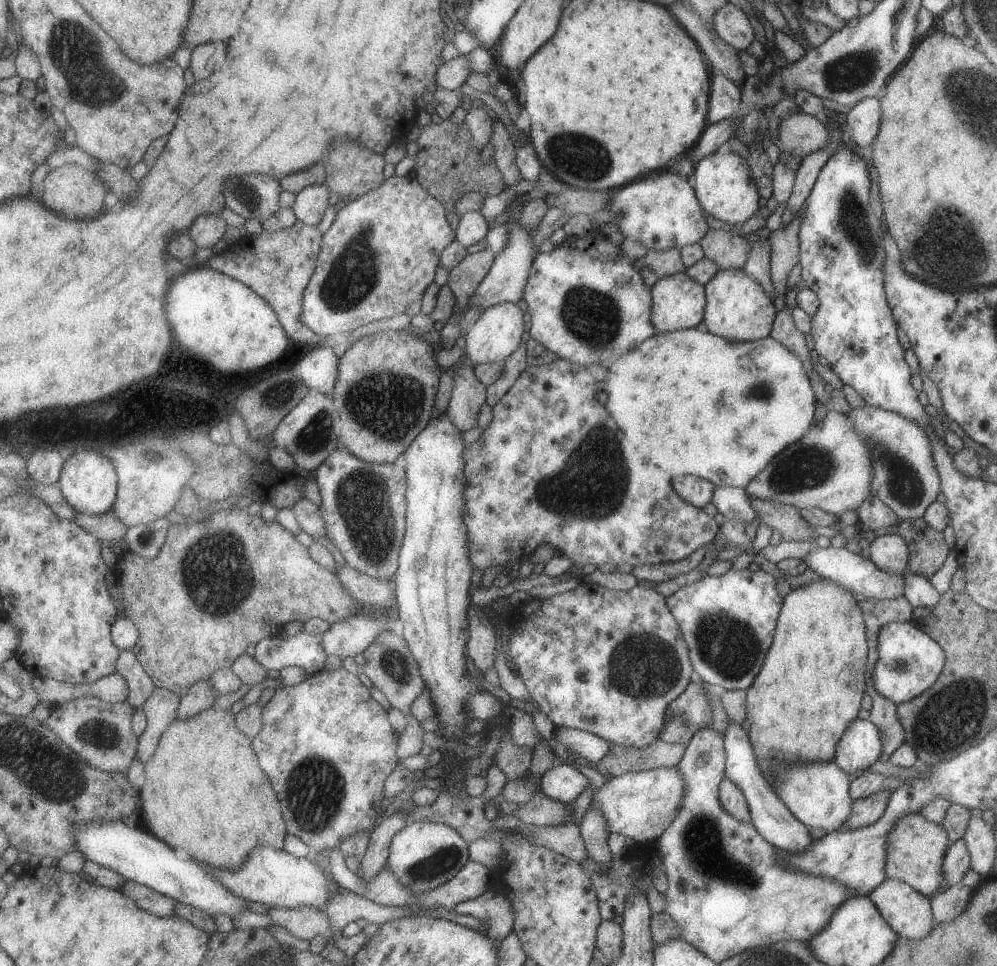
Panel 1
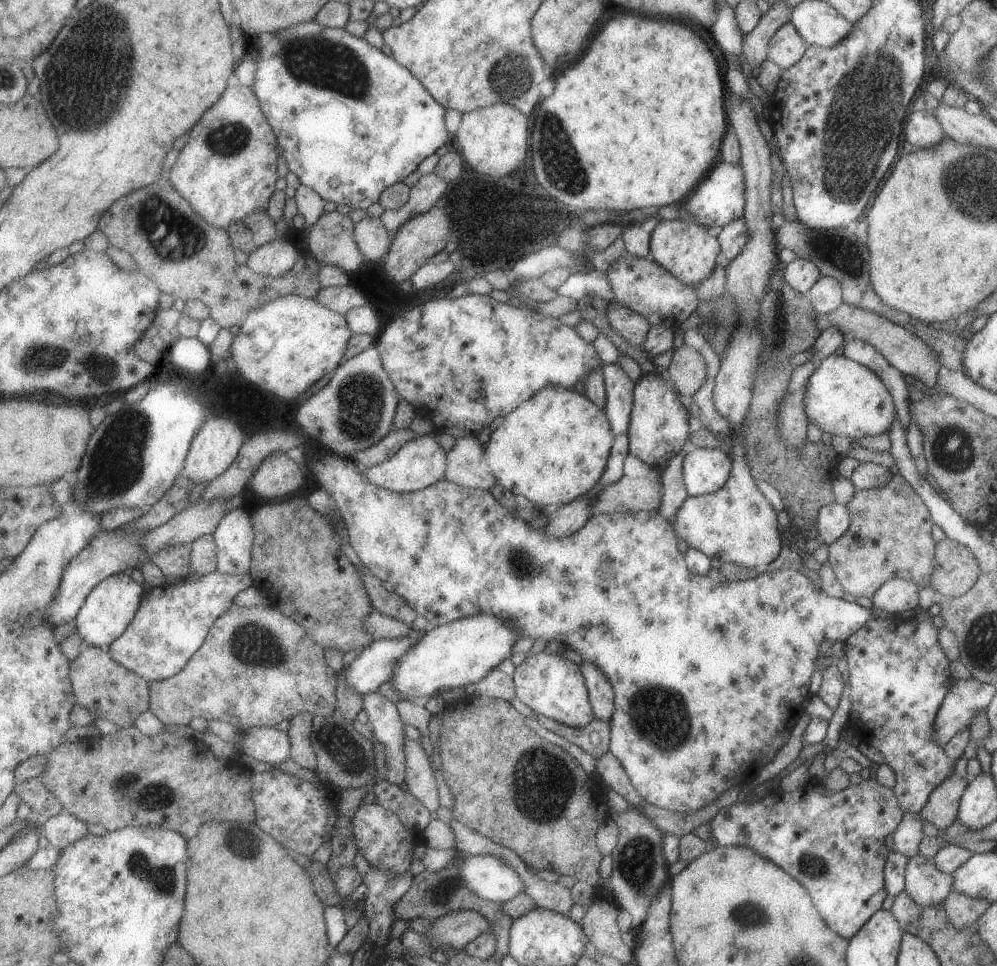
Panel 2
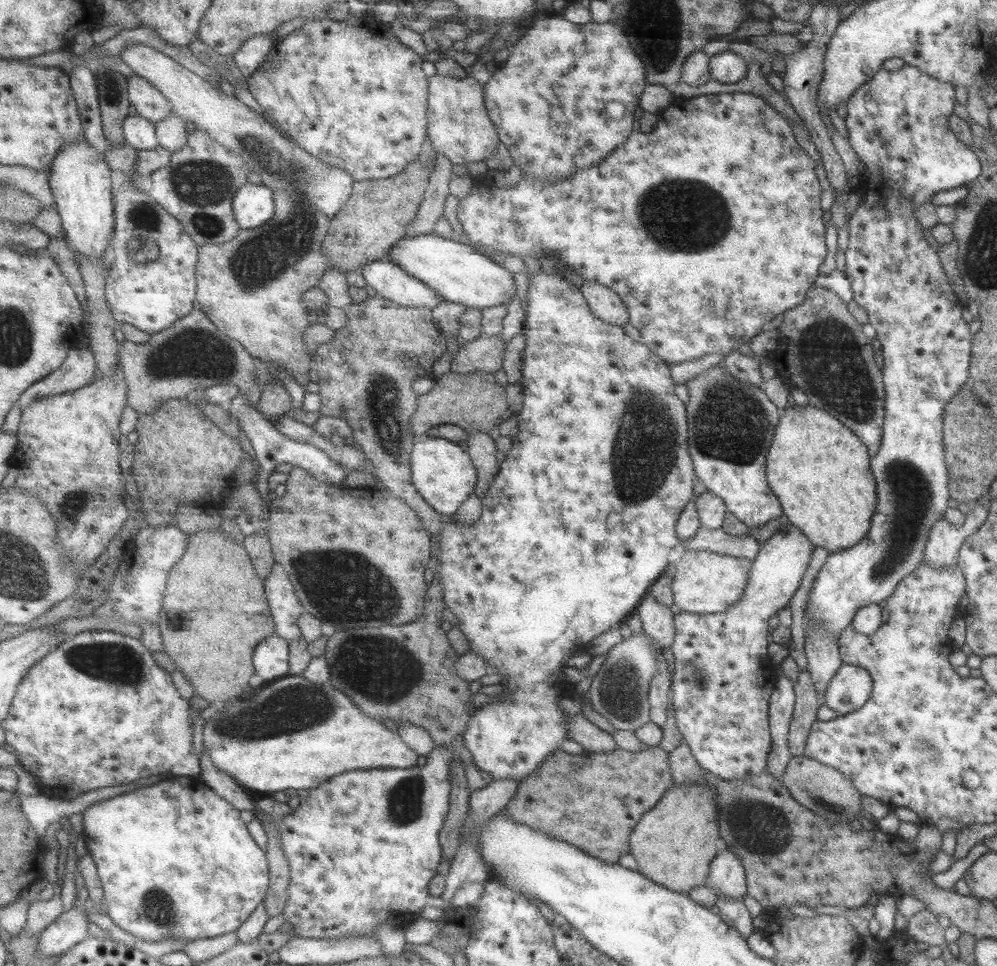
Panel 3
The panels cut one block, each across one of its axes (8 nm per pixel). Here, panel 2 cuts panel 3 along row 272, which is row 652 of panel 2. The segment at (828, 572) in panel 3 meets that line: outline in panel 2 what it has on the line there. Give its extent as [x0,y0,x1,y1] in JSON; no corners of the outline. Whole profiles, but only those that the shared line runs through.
[844,610,953,813]

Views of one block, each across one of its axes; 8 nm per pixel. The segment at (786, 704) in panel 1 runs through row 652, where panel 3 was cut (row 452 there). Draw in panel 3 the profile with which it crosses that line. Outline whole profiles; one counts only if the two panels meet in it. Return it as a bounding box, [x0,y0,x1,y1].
[764,404,877,552]

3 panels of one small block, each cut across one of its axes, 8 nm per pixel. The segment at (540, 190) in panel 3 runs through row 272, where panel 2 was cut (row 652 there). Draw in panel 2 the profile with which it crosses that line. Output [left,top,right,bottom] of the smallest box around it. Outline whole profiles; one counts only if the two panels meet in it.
[309,449,872,814]

